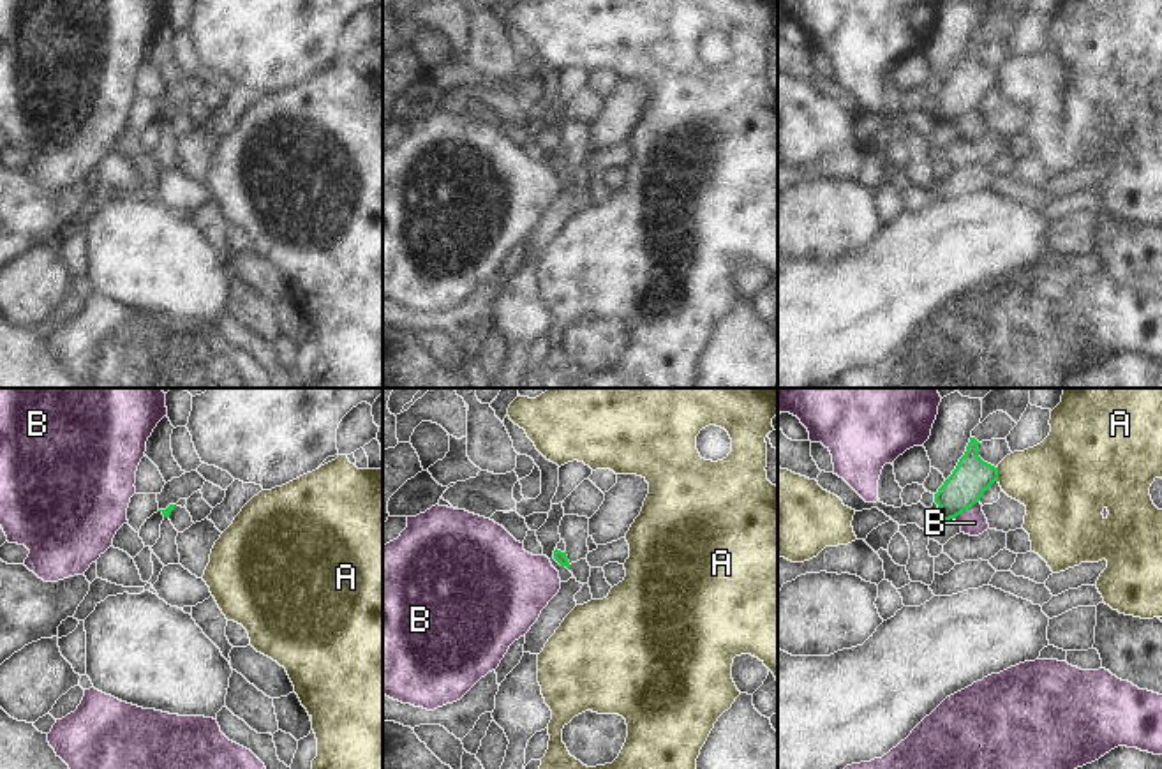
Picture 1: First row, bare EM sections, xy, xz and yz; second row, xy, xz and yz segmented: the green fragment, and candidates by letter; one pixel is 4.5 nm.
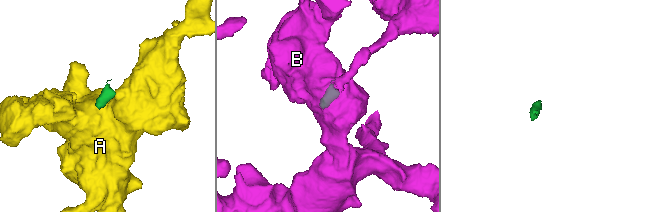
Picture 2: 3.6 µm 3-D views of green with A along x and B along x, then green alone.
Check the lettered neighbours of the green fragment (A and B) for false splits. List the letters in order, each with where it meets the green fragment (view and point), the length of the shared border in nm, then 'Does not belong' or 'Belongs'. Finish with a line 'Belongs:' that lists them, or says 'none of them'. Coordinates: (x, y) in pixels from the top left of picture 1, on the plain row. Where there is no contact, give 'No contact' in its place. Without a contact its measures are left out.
A: Touches green at yz (997, 80). Shared border 60 nm. Does not belong
B: Touches green at yz (965, 115). Shared border 140 nm. Does not belong
Belongs: none of them

